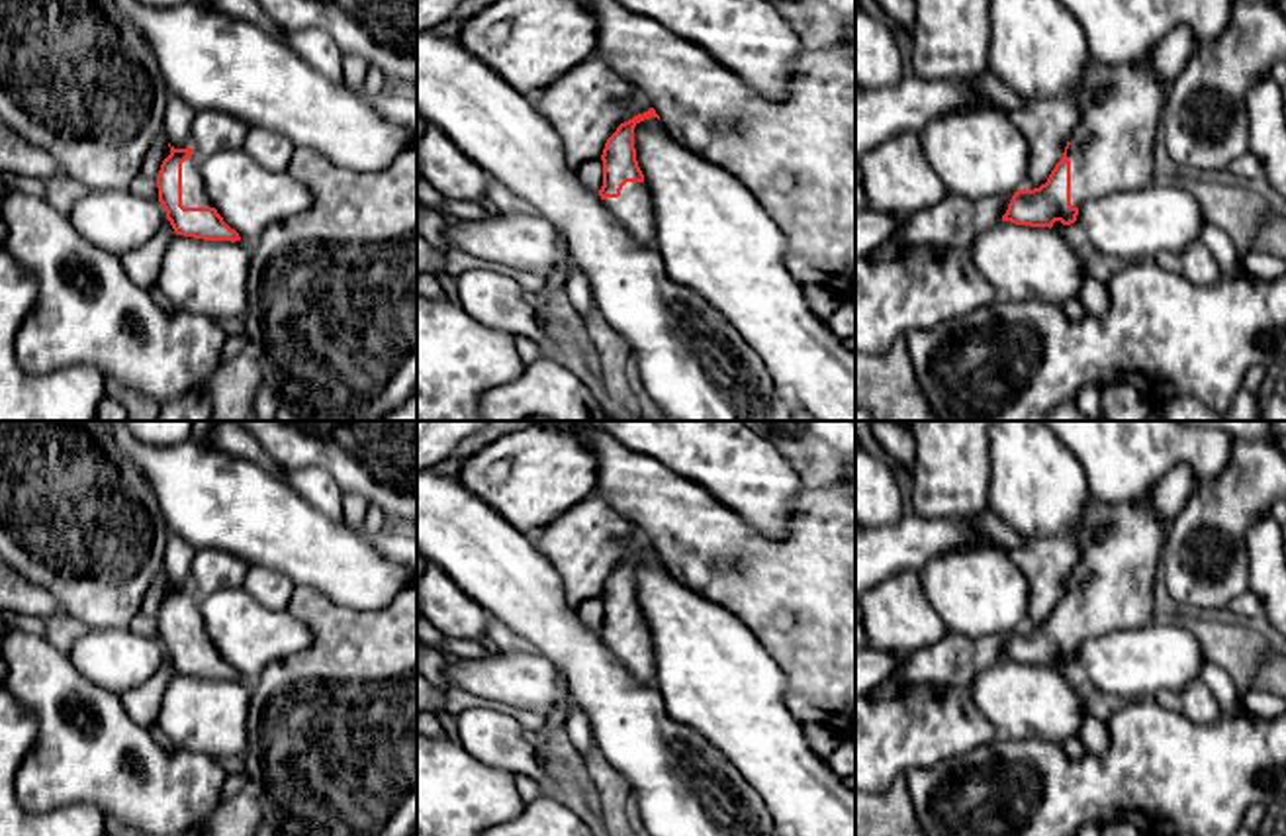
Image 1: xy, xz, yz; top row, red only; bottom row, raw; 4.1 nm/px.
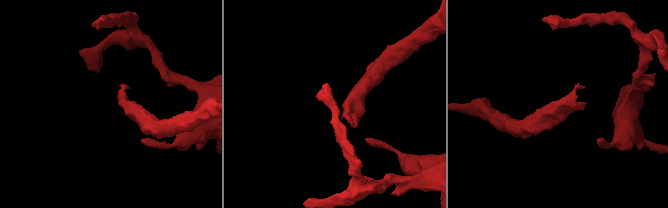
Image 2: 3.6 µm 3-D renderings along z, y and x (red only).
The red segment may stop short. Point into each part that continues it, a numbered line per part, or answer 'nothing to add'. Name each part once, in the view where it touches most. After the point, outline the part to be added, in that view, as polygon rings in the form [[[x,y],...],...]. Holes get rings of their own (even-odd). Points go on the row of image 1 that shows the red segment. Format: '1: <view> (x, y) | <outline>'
1: xy (194, 194) | [[[194,155],[182,163],[182,206],[213,208],[200,174],[200,159]]]

